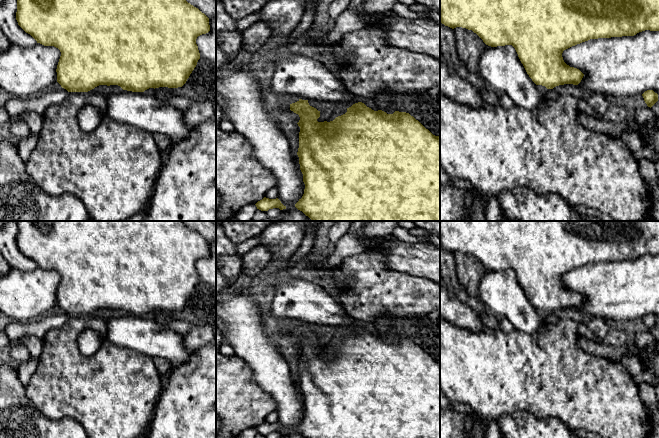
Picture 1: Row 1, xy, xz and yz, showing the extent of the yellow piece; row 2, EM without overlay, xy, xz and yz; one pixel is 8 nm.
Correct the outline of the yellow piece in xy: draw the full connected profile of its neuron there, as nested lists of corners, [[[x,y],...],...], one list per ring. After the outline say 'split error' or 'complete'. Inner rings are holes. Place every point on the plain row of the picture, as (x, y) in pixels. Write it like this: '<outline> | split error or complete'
[[[16,221],[18,249],[30,258],[37,267],[54,270],[61,276],[57,289],[57,306],[68,316],[88,316],[99,309],[118,309],[123,314],[144,316],[149,312],[182,311],[200,283],[196,263],[210,255],[209,242],[184,221]]] | complete

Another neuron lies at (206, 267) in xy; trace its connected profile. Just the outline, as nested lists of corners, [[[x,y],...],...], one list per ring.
[[[216,240],[209,242],[210,255],[197,261],[200,281],[209,284],[216,291]]]

